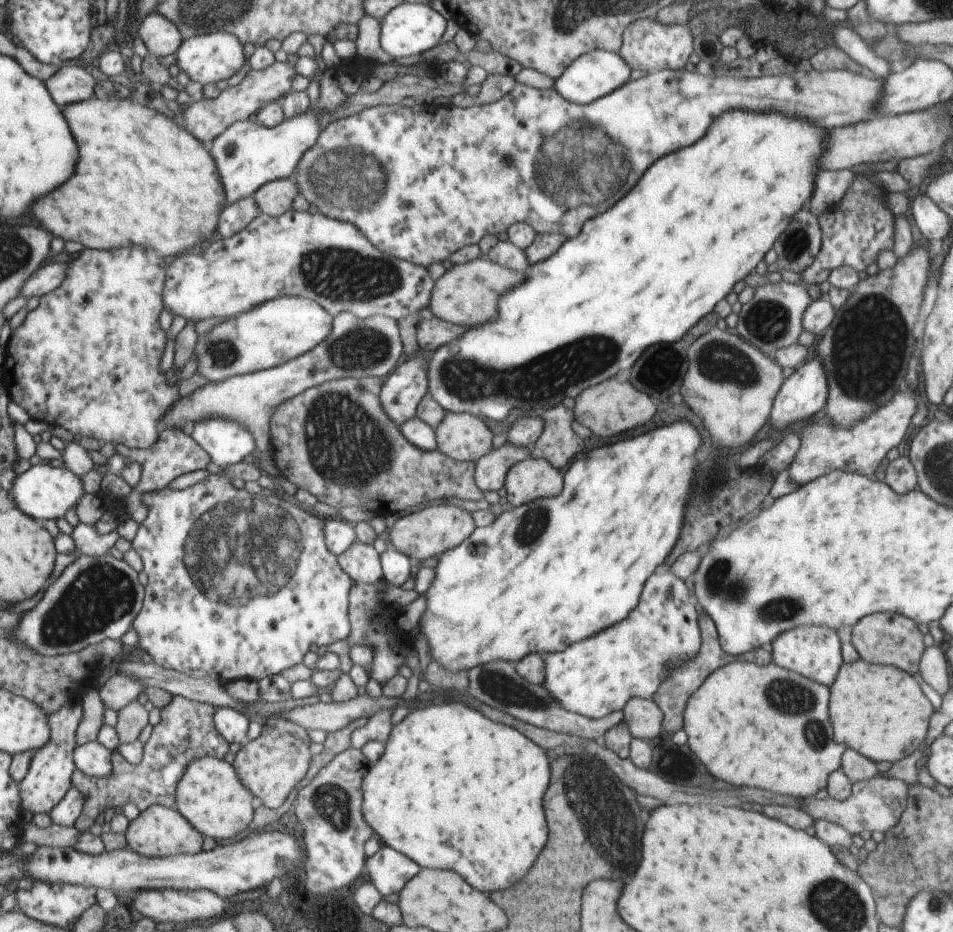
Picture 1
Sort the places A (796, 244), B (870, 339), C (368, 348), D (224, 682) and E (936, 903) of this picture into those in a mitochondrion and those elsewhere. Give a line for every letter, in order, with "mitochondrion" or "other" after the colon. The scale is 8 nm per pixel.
A: mitochondrion
B: mitochondrion
C: mitochondrion
D: other
E: mitochondrion

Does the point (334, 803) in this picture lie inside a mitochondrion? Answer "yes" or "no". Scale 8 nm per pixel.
yes

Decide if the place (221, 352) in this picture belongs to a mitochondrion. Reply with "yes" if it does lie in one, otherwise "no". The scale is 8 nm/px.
yes

